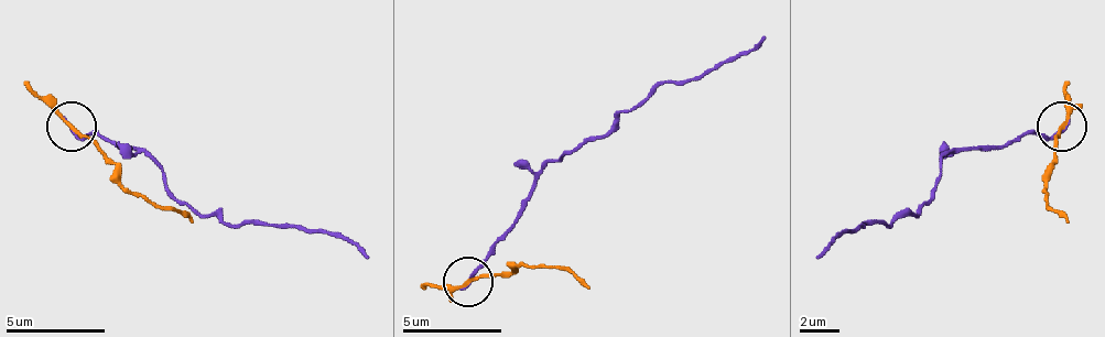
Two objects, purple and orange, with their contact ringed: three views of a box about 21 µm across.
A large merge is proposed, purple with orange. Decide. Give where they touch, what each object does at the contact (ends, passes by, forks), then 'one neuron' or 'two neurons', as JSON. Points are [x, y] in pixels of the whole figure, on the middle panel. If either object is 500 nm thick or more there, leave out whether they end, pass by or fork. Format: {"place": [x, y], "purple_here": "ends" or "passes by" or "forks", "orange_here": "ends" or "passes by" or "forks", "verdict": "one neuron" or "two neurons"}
{"place": [467, 282], "purple_here": "ends", "orange_here": "passes by", "verdict": "two neurons"}

